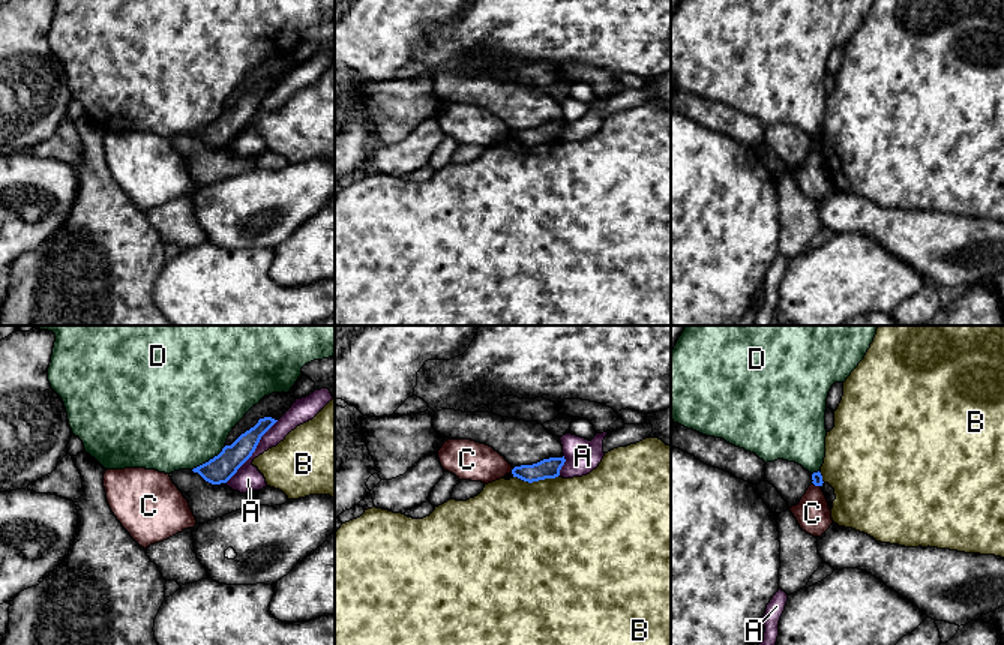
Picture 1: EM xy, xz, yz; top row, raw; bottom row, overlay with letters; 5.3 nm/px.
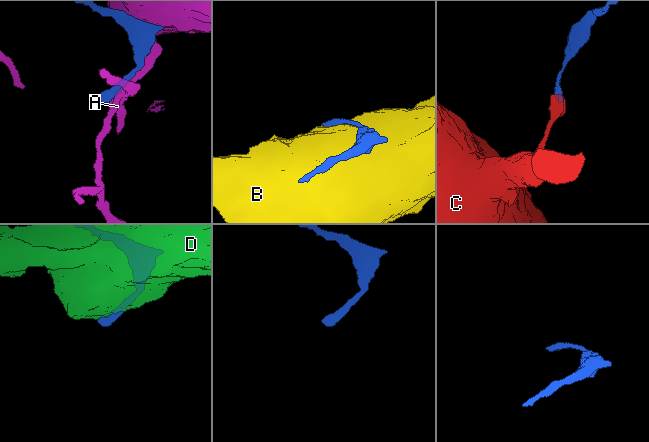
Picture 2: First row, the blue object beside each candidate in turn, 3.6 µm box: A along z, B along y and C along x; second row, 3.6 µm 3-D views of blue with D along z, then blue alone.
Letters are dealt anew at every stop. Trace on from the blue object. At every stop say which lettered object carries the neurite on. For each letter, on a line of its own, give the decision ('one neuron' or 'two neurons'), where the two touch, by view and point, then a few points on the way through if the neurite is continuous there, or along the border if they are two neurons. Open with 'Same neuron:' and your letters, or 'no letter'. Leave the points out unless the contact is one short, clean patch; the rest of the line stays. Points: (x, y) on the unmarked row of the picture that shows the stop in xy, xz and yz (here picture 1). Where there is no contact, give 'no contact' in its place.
Same neuron: no letter
A: two neurons; meets blue in xy at (254, 114)
B: two neurons; meets blue in xz at (536, 144)
C: two neurons; meets blue in xz at (512, 135); border along xz (514, 132), (511, 137)
D: two neurons; meets blue in xy at (210, 123)

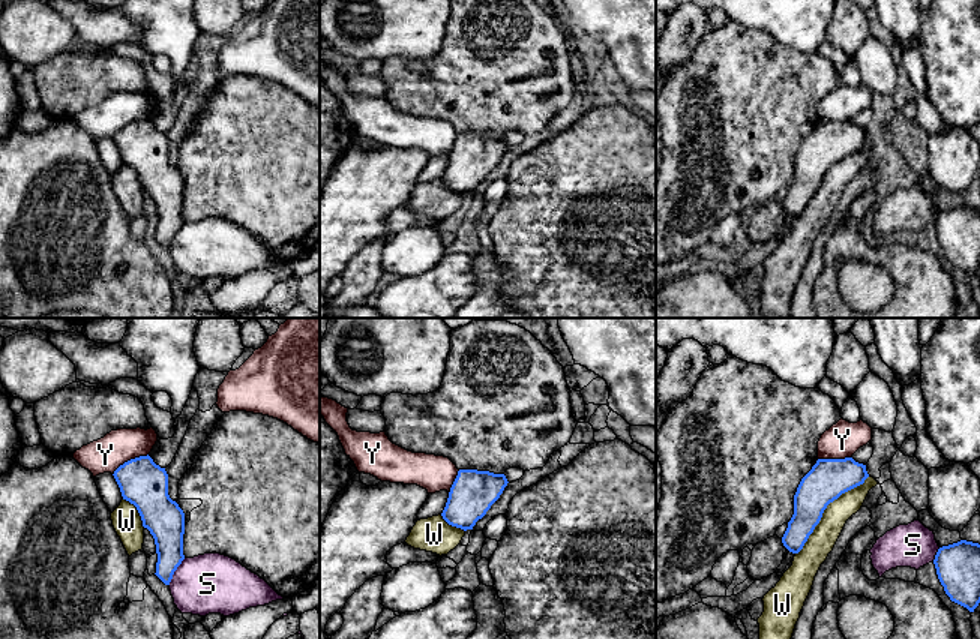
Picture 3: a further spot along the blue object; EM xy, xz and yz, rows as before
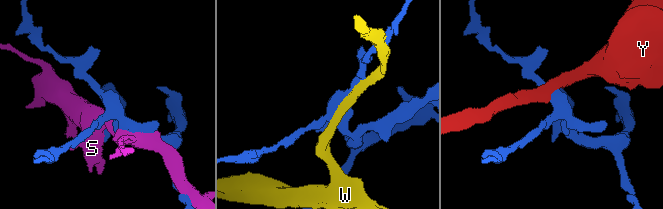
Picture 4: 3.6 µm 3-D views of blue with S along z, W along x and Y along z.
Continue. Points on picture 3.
Same neuron: no letter
S: two neurons; meets blue in xy at (174, 234)
W: two neurons; meets blue in yz at (826, 171)
Y: two neurons; meets blue in xy at (131, 123); border along xy (147, 117), (125, 125), (113, 138)

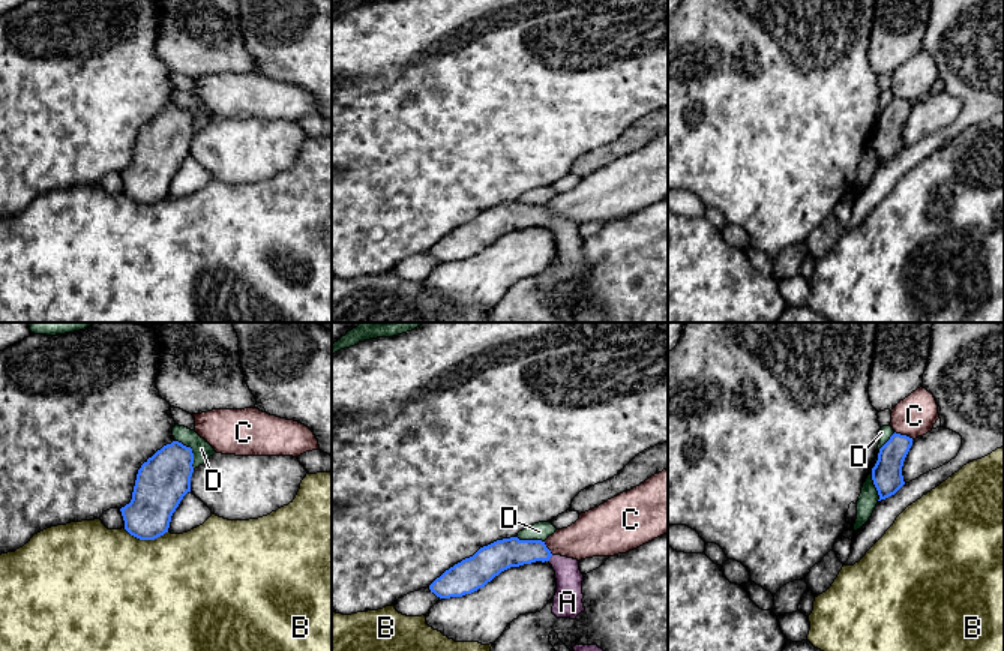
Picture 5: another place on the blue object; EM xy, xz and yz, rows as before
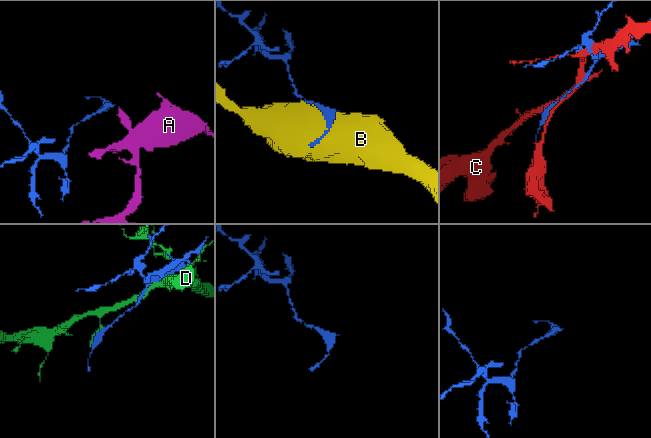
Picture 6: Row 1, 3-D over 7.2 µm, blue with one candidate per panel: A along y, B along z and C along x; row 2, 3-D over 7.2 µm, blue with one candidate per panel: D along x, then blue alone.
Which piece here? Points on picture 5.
Same neuron: A
A: one neuron; meets blue in xz at (550, 221); runs through xz (503, 218), (550, 221), (568, 239), (568, 263)
B: two neurons; meets blue in xy at (146, 203)
C: two neurons; meets blue in yz at (904, 99)
D: two neurons; meets blue in xy at (191, 116)

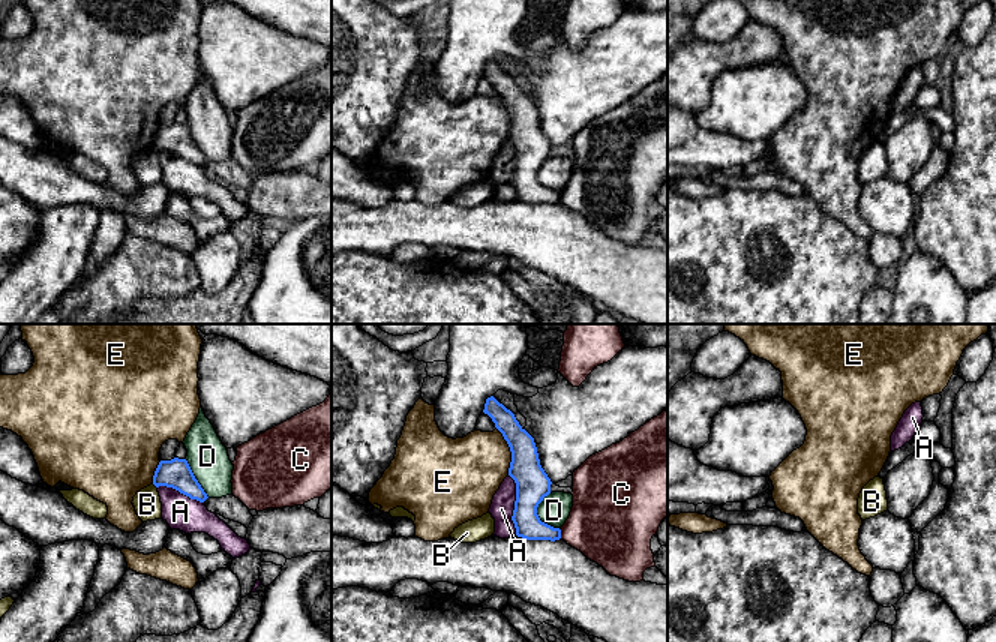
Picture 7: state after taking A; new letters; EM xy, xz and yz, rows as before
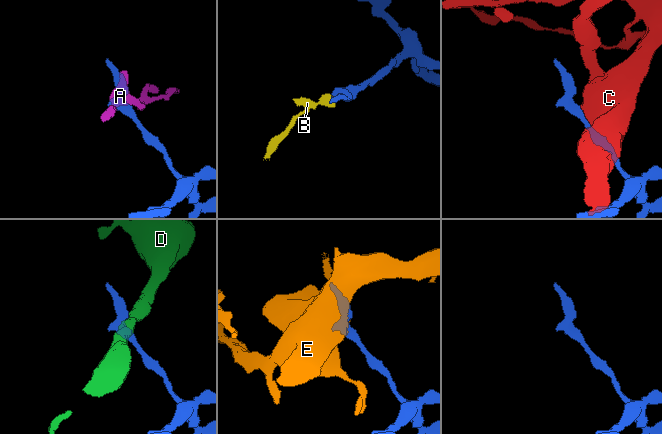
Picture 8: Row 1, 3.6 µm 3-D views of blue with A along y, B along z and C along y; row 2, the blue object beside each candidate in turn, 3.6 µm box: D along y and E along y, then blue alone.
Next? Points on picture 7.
Same neuron: no letter
A: two neurons; meets blue in xz at (515, 168)
B: two neurons; meets blue in xy at (155, 149); border along xy (153, 147), (156, 152)
C: two neurons; meets blue in xz at (560, 198)
D: two neurons; meets blue in xz at (537, 180)
E: two neurons; meets blue in xz at (510, 114)

